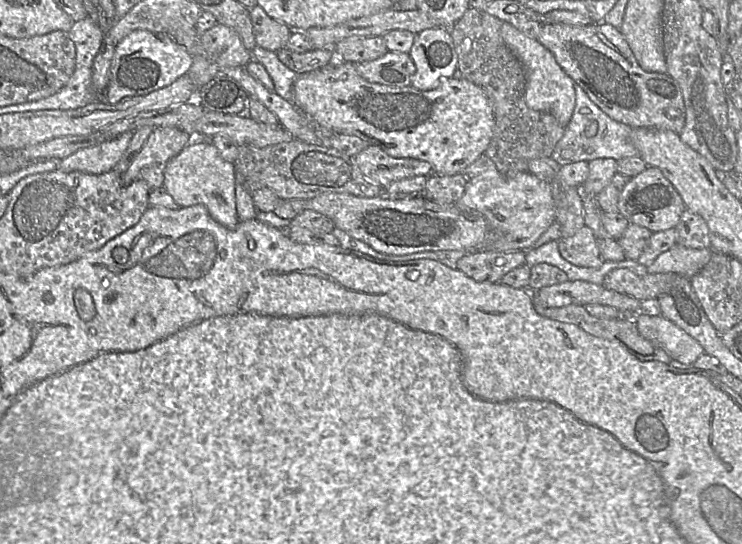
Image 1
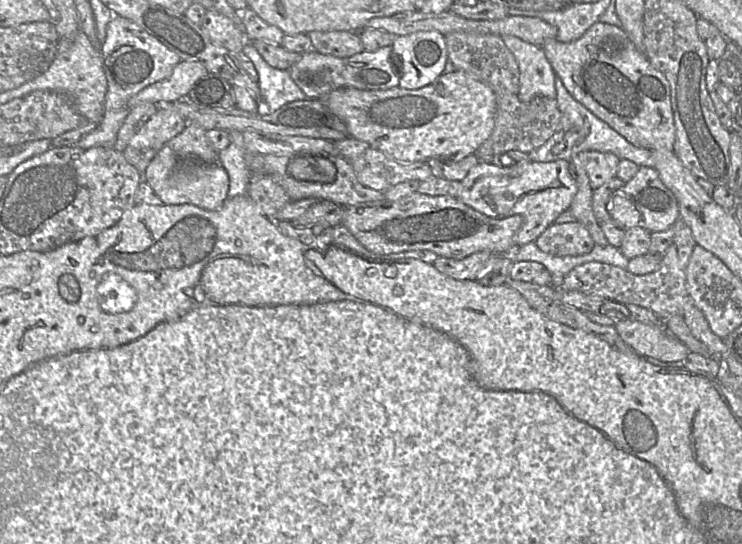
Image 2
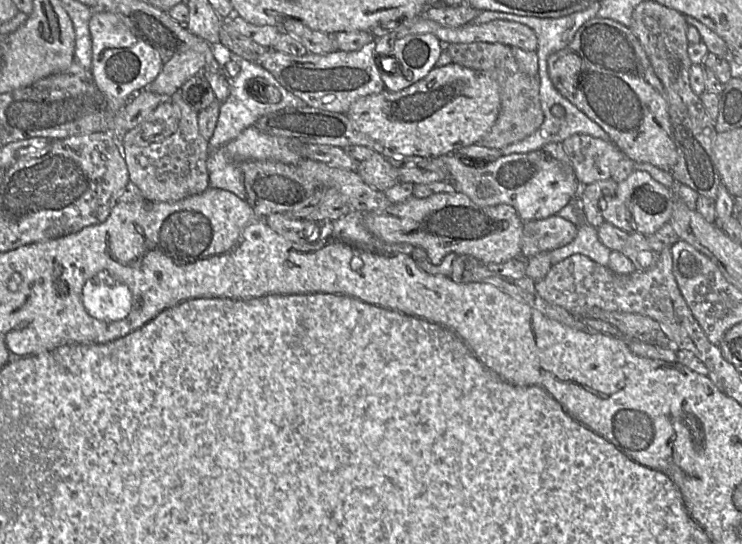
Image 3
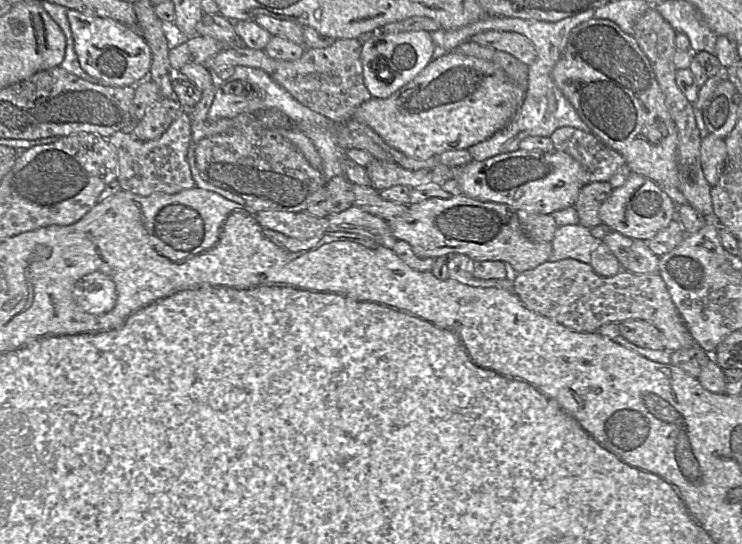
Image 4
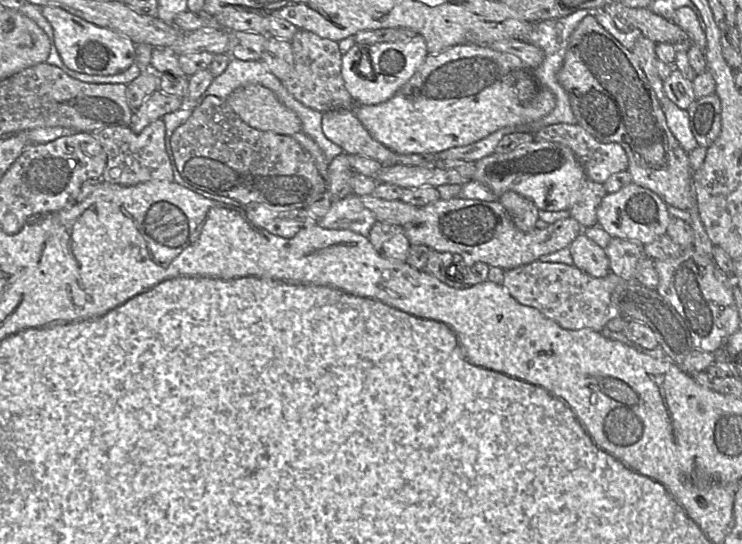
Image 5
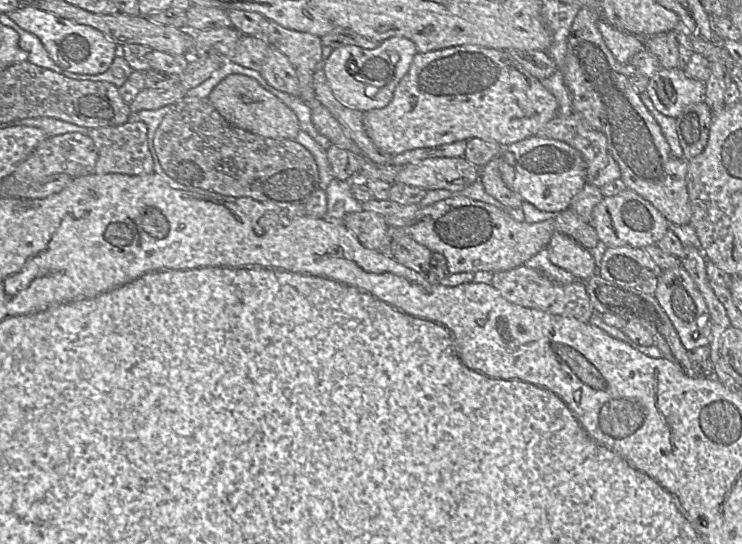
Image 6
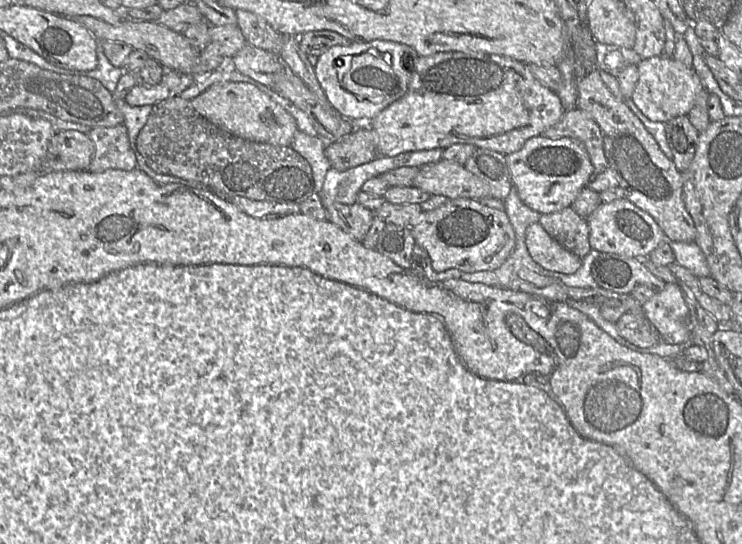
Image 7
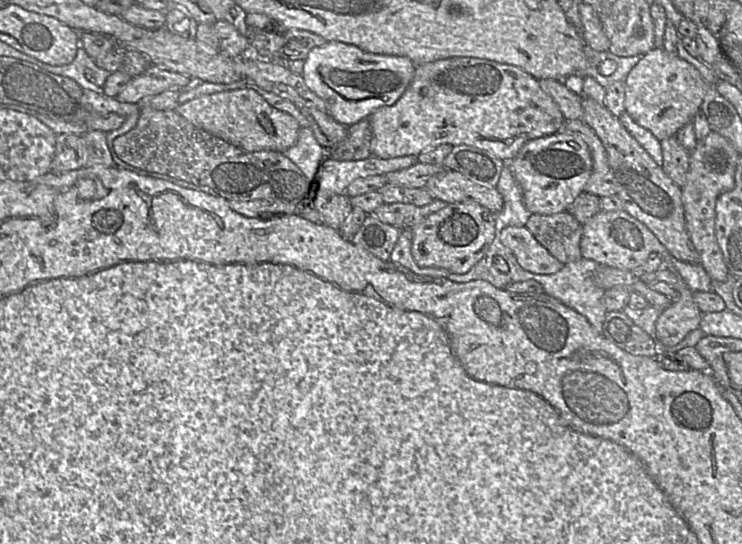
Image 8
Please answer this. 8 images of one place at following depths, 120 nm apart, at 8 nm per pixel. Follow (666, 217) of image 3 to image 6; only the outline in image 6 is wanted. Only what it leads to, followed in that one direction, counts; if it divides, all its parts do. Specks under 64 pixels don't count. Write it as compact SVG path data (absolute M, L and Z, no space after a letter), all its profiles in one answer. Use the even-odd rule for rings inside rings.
M630 189L604 197L593 209L590 224L597 236L608 248L631 246L645 248L658 243L669 231L668 220L647 200Z

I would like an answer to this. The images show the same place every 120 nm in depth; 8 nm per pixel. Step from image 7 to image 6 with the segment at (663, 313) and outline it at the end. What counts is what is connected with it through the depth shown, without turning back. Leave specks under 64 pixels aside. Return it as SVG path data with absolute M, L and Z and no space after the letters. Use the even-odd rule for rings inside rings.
M681 265L662 270L653 295L669 317L687 351L709 346L711 325L706 302L689 273Z

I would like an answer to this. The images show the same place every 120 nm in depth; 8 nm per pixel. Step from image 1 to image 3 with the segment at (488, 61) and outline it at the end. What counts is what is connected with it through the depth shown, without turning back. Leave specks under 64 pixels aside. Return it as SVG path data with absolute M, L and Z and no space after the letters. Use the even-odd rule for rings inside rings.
M459 43L445 45L452 62L461 66L485 72L496 80L500 87L501 110L499 117L480 144L495 149L521 141L537 131L544 122L539 98L539 75L530 77L518 66L511 47L501 43Z

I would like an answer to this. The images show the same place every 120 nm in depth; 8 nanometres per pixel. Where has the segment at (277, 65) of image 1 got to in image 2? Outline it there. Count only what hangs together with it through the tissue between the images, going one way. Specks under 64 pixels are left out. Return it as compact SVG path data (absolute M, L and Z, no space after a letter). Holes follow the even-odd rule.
M250 42L245 44L241 57L250 60L258 73L261 95L258 114L268 114L288 103L308 99L287 70L271 67Z

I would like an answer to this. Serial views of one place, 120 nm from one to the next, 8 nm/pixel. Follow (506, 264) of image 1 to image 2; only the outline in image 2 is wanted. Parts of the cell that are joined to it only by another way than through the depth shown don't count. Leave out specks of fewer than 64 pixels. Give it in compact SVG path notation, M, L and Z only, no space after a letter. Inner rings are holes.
M489 251L473 253L463 259L439 256L433 266L441 273L458 280L481 279L496 263L502 254Z

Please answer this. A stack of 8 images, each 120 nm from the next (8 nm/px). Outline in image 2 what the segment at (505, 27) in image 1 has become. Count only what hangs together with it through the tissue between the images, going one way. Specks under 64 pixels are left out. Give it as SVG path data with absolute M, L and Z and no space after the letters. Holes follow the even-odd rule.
M512 35L501 37L519 65L519 99L529 102L537 96L556 98L556 74L543 48Z

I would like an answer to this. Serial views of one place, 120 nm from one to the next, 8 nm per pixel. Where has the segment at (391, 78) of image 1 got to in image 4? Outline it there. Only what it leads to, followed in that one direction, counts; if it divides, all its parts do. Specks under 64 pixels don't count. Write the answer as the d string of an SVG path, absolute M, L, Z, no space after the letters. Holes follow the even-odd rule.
M358 38L336 40L327 48L306 49L302 57L295 61L273 59L264 50L224 48L204 65L213 75L225 66L241 65L261 69L302 105L336 124L344 124L352 119L362 103L372 98L364 84L361 48L362 42Z

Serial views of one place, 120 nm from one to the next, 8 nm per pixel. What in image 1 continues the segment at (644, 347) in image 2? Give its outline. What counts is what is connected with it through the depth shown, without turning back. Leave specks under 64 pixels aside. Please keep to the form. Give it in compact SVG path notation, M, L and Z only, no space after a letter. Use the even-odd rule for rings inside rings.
M638 313L630 316L629 319L632 319L635 322L639 333L645 339L665 350L674 361L686 365L693 365L697 358L704 354L704 349L698 341L663 316Z

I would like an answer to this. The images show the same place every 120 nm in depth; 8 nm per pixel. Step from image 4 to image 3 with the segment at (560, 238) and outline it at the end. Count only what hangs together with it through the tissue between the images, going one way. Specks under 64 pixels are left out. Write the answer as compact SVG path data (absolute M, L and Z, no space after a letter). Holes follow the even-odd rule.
M589 223L578 225L576 237L569 244L549 252L552 265L573 254L582 254L606 267L610 253L611 250L601 242L597 228Z

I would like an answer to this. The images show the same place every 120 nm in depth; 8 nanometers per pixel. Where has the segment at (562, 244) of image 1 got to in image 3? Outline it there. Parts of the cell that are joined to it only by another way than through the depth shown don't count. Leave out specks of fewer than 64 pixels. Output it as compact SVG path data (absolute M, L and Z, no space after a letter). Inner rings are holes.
M558 215L524 222L522 256L530 258L569 244L576 237L578 226Z

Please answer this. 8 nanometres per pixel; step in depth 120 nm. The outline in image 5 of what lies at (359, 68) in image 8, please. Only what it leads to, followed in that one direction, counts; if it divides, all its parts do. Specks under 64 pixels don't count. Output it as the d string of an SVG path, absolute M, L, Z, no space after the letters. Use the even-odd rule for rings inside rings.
M417 35L406 42L386 42L372 45L355 44L342 56L341 74L345 88L357 105L377 105L383 103L393 97L396 92L418 71L428 54L426 41L421 35ZM364 54L368 54L371 62L374 73L372 79L364 78L355 70L354 64L356 62L360 63L362 55Z

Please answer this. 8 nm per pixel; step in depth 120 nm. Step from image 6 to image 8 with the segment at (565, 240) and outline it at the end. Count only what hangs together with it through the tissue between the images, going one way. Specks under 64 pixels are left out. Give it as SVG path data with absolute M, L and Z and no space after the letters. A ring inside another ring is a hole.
M508 226L498 233L500 242L509 248L526 271L534 274L554 274L563 266L525 227Z

